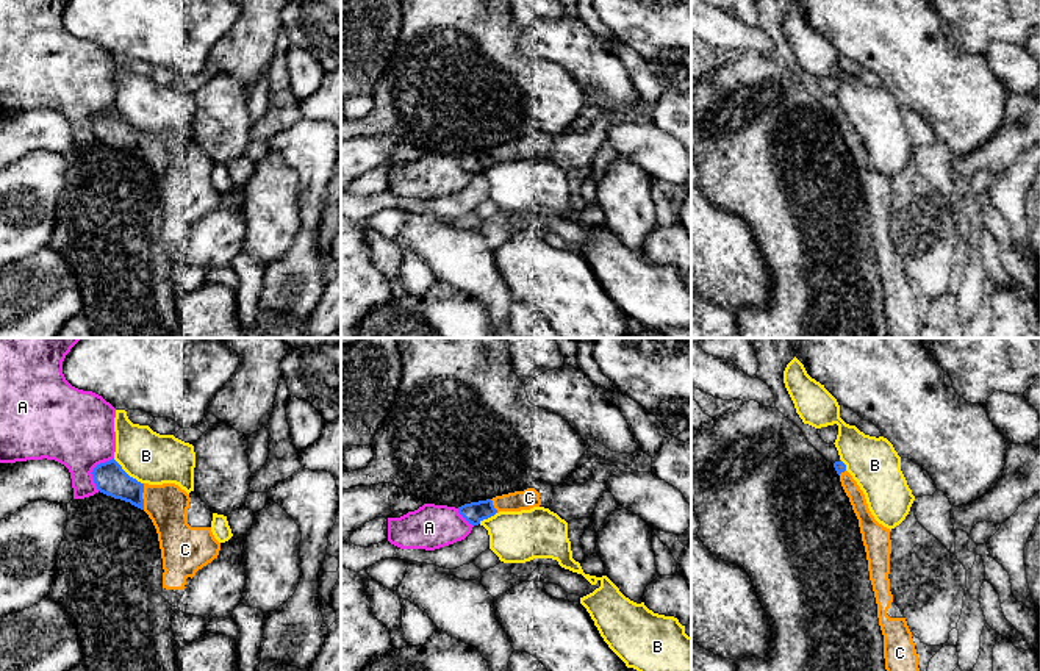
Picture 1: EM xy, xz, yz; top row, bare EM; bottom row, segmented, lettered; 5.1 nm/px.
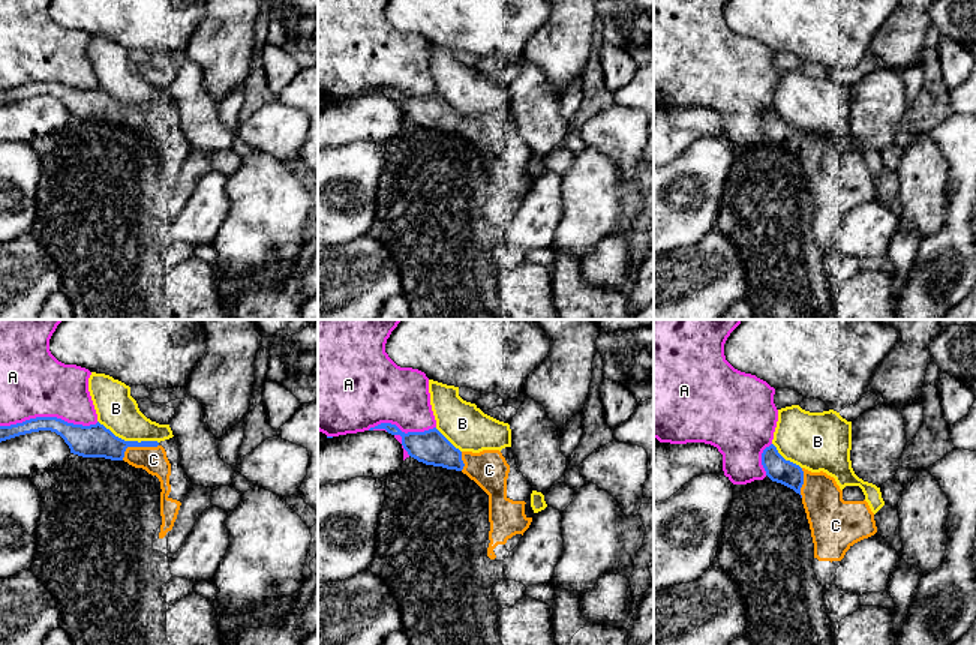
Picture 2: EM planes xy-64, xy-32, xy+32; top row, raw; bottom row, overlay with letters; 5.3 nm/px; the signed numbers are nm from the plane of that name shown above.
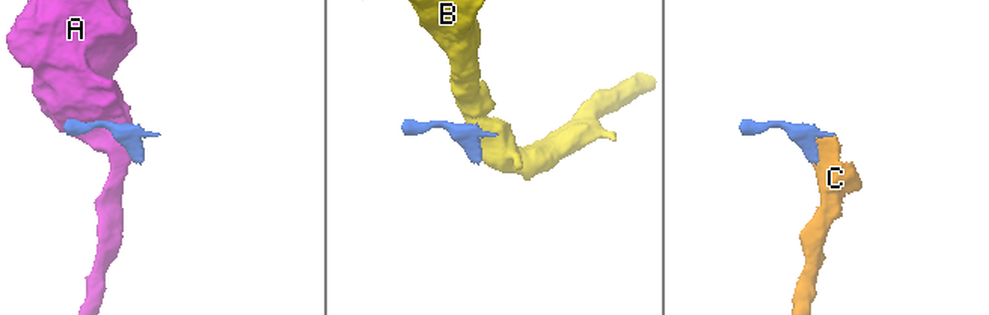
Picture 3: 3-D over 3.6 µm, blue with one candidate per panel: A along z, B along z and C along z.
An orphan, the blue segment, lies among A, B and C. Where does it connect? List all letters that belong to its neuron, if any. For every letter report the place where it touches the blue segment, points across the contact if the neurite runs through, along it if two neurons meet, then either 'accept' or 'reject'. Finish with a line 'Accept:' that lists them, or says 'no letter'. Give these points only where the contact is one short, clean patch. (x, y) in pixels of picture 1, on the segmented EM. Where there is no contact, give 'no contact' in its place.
A: meets blue in xy at (93, 470); reject
B: meets blue in xy at (127, 474); reject
C: meets blue in xy at (141, 496); runs through xy (110, 479), (141, 496), (152, 498), (166, 505); accept
Accept: C

